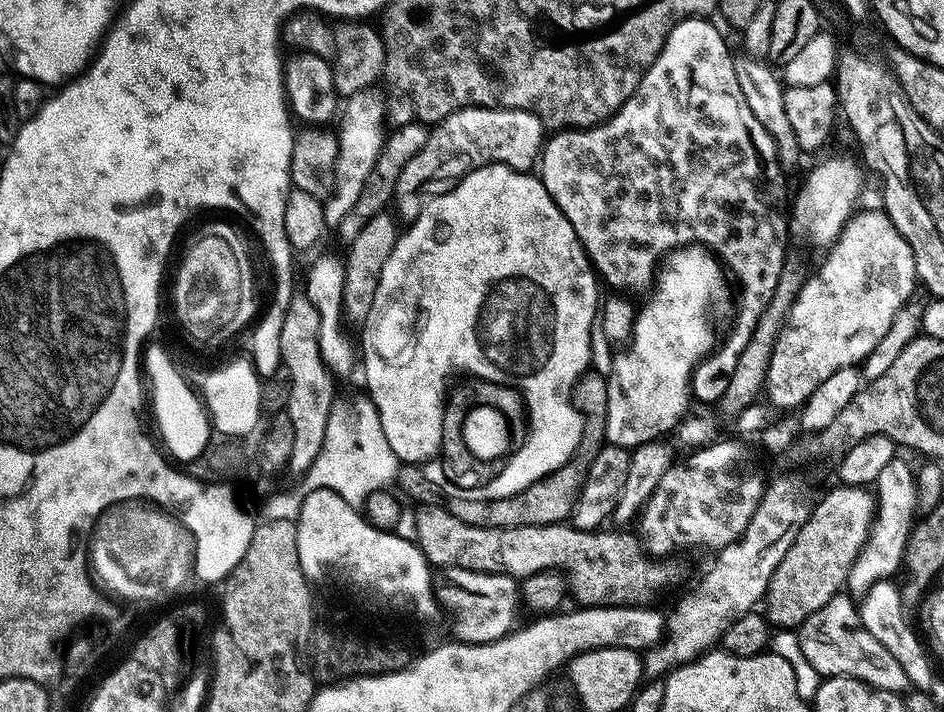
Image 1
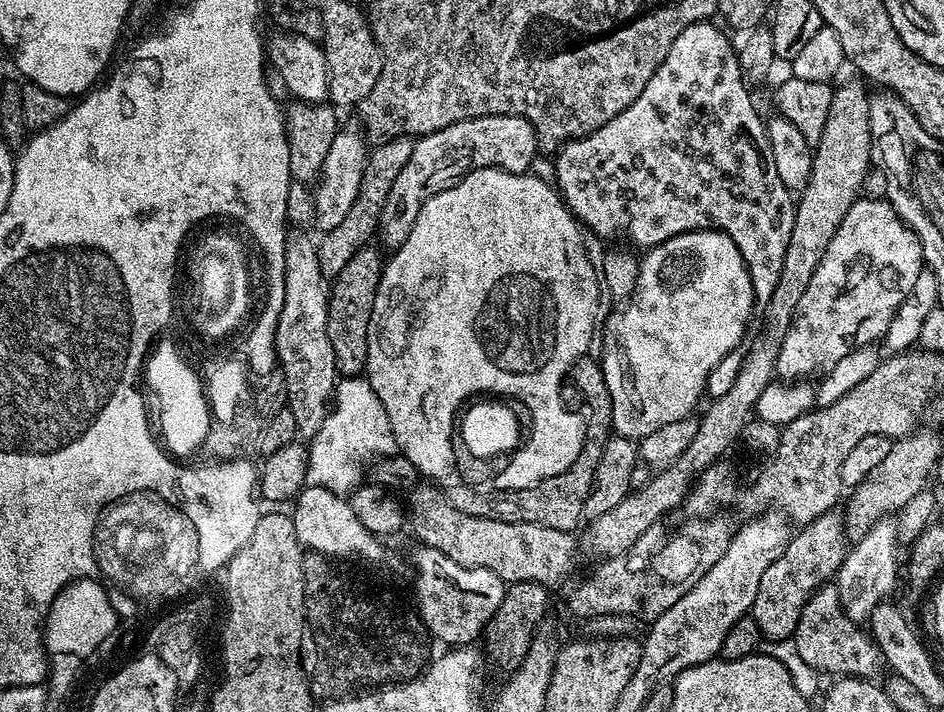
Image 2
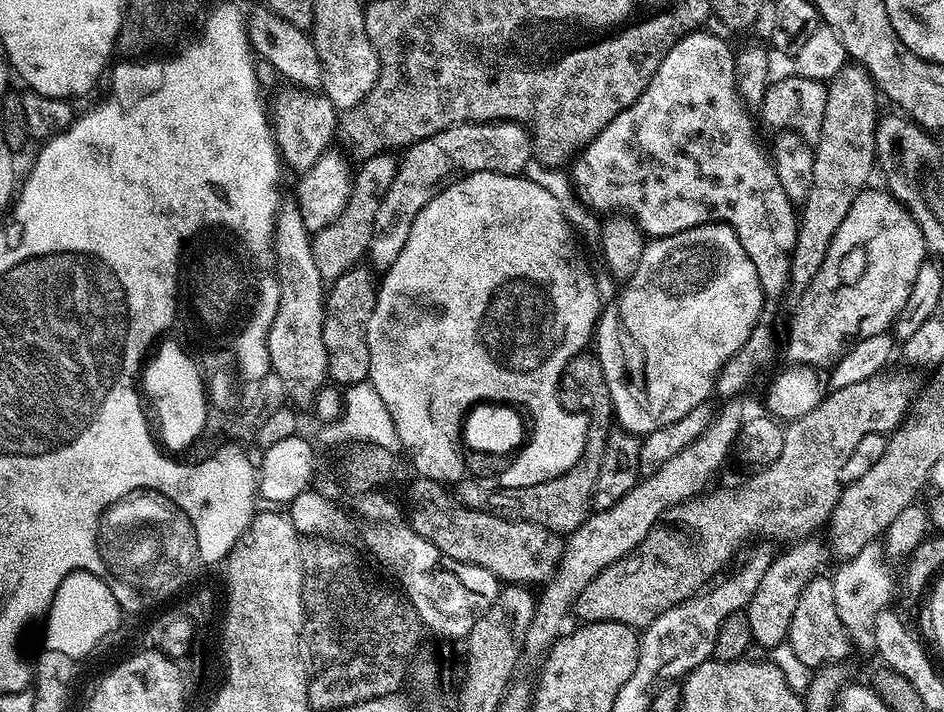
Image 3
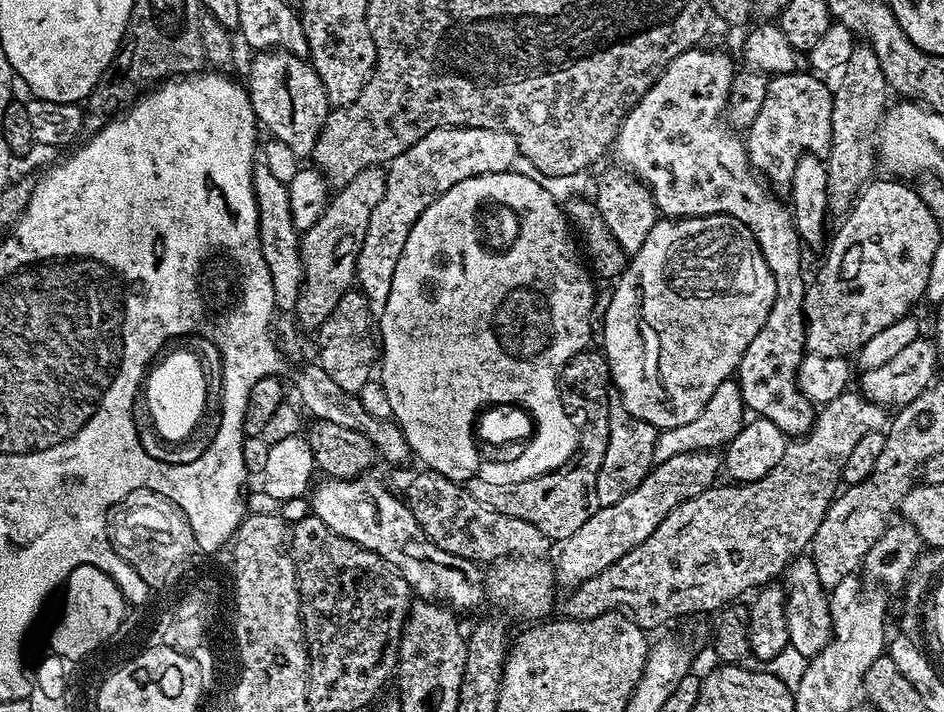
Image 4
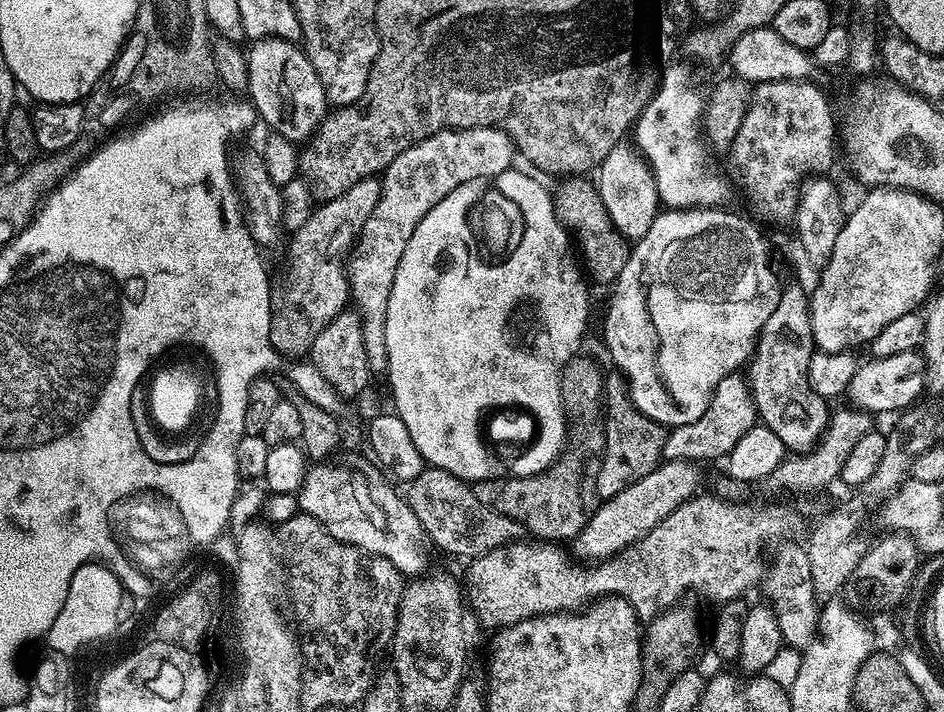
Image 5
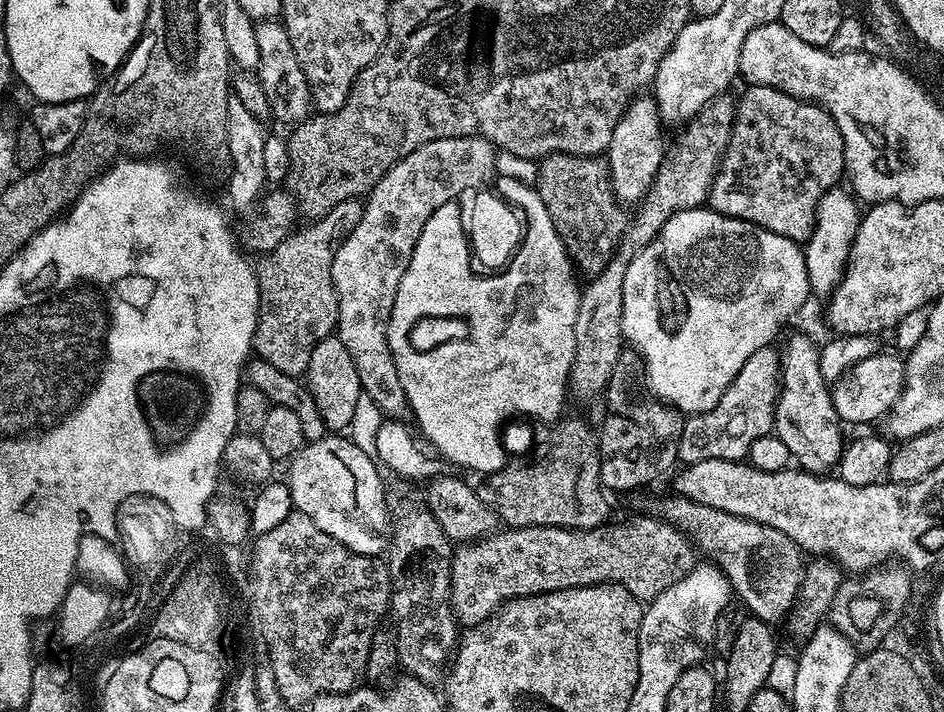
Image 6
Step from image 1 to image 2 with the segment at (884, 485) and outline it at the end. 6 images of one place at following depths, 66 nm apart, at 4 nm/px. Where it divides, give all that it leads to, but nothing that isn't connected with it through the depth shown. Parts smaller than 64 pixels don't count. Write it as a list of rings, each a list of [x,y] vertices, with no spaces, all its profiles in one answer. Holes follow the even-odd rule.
[[[895,519],[879,520],[861,540],[855,541],[845,551],[842,566],[836,571],[834,583],[844,613],[855,622],[864,622],[872,615],[872,611],[892,592],[896,584],[896,539]]]

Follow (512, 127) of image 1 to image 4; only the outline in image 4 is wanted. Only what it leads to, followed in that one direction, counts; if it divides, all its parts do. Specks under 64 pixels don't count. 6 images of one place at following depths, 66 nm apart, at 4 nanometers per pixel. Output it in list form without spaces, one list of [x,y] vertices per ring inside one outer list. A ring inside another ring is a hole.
[[[439,128],[430,130],[426,138],[414,142],[410,150],[398,154],[386,165],[386,190],[382,194],[382,202],[374,206],[374,214],[370,214],[370,226],[366,226],[366,238],[362,238],[362,246],[356,255],[355,283],[358,291],[368,300],[369,313],[379,314],[386,306],[386,298],[390,298],[390,282],[394,282],[394,270],[398,266],[398,258],[402,258],[402,250],[406,250],[406,238],[410,238],[410,230],[414,222],[425,212],[450,186],[458,186],[471,176],[481,176],[491,172],[506,172],[515,165],[518,149],[512,133],[502,130],[486,130],[485,128]]]

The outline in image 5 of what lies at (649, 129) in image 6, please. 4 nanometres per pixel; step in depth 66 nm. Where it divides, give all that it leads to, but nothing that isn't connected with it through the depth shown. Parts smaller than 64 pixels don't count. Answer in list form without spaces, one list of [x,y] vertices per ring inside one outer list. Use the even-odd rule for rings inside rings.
[[[621,142],[614,146],[599,166],[596,185],[615,228],[625,236],[625,239],[635,242],[645,236],[654,218],[659,215],[660,203],[651,165],[635,145],[629,144]]]

